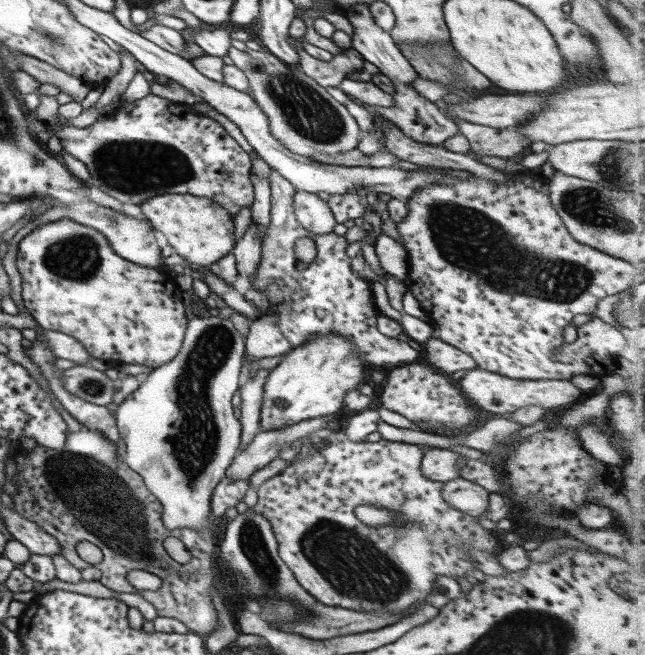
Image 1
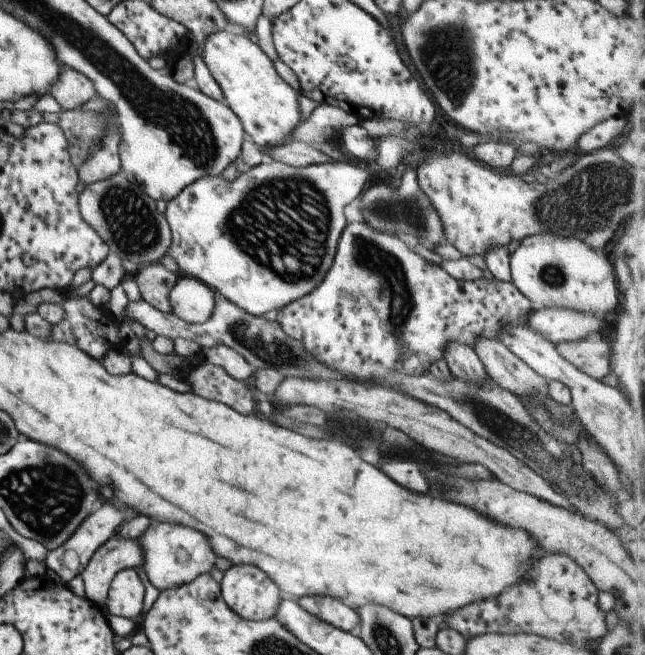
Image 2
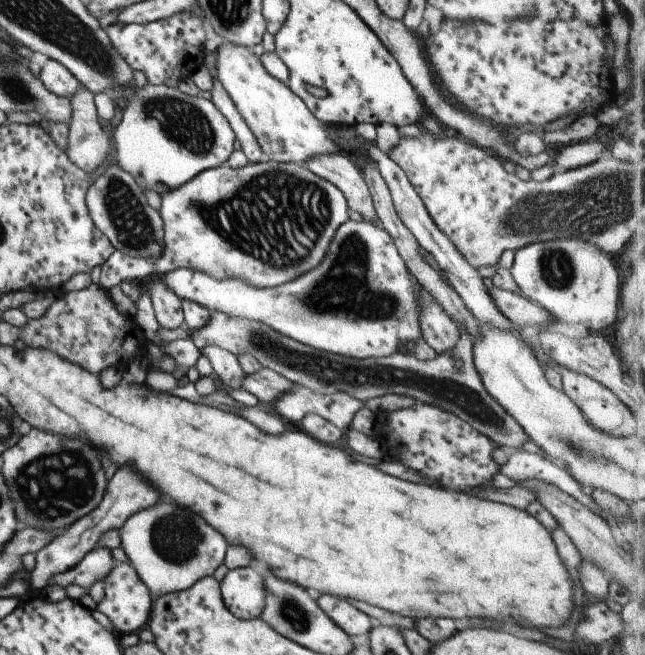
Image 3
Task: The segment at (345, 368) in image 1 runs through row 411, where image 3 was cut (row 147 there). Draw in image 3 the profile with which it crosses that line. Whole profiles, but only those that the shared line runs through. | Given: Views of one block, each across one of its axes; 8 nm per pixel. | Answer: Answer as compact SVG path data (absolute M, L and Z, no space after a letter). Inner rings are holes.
M232 42L218 46L216 76L270 161L303 164L312 156L330 156L339 152L337 142L328 136L324 124L287 84L266 71L259 56L250 48Z

